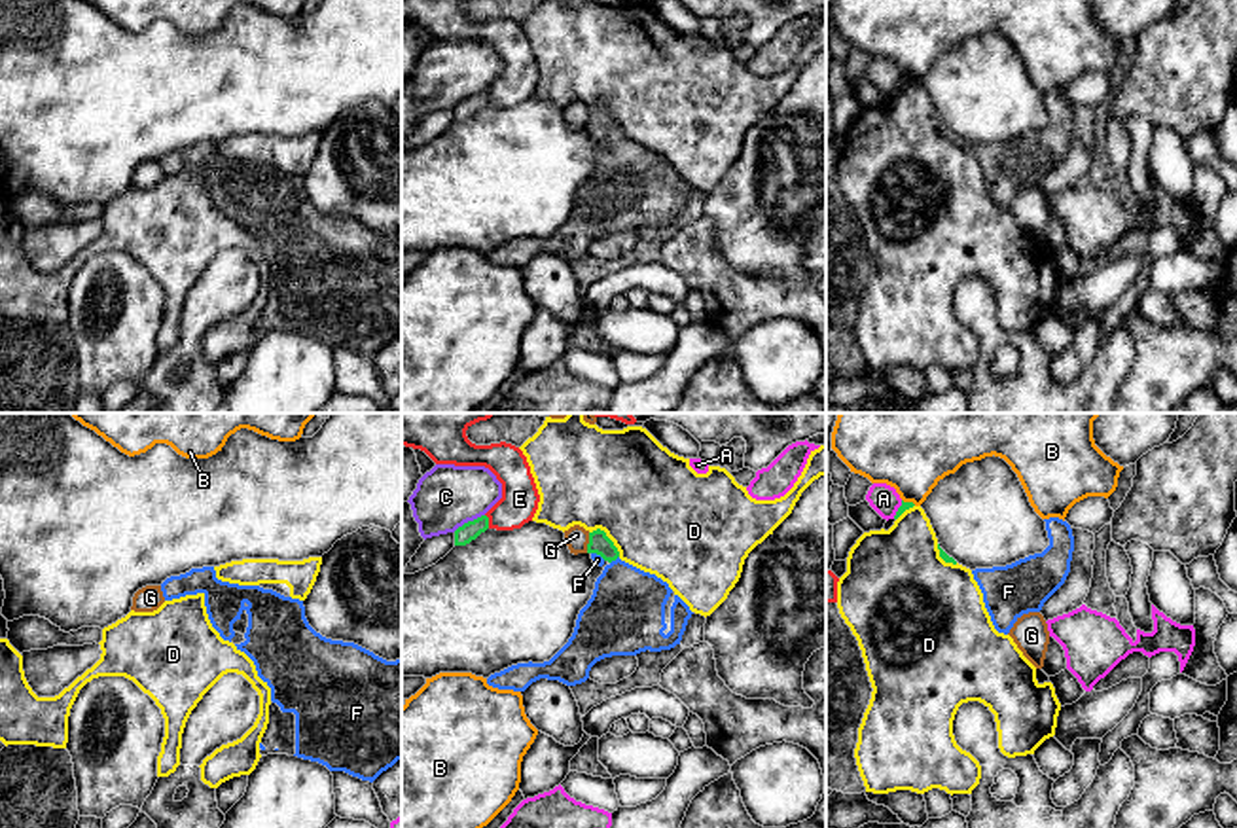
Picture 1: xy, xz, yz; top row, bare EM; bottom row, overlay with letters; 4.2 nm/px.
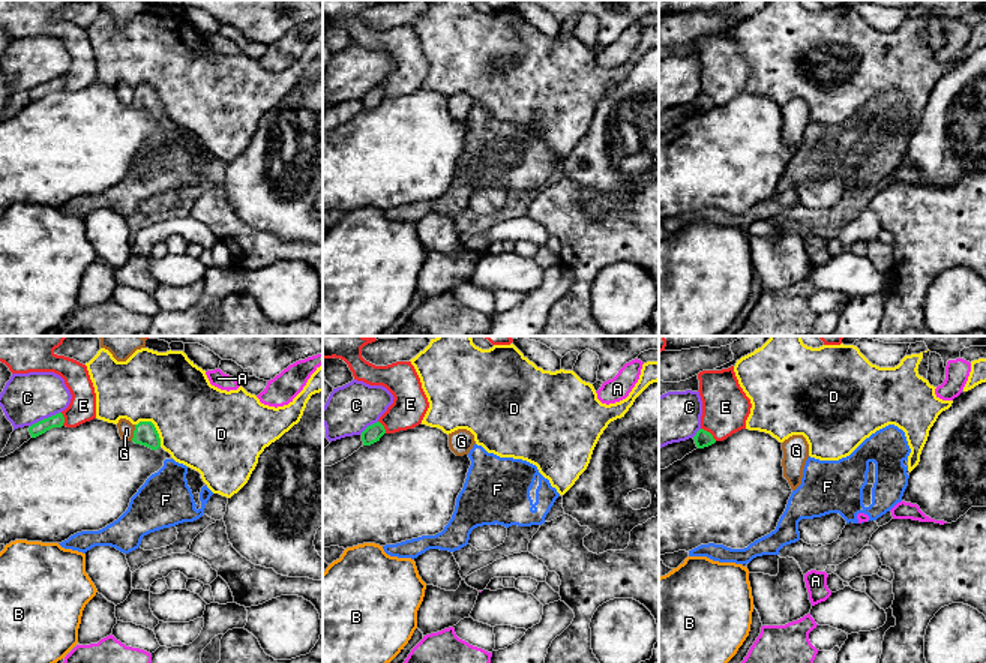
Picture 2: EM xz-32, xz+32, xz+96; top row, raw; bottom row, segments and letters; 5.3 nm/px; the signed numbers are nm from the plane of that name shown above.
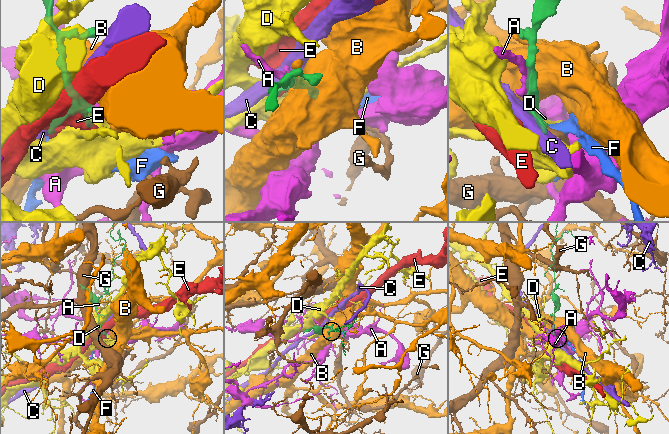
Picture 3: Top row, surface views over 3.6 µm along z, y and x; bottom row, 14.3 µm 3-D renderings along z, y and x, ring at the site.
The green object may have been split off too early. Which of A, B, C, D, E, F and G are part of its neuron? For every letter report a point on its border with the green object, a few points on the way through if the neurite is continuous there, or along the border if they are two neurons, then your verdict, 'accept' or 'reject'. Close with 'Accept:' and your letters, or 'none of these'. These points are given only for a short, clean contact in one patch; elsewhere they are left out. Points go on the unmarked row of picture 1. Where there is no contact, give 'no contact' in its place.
A: yz (898, 86) | reject
B: yz (910, 78) | reject
C: xz (468, 97) | reject
D: xz (607, 112) | along xz (590, 107), (601, 105), (620, 131) | reject
E: xz (487, 97) | reject
F: xz (614, 135) | across xz (599, 118), (614, 135), (626, 175), (626, 190) | accept
G: xz (590, 118) | reject
Accept: F

